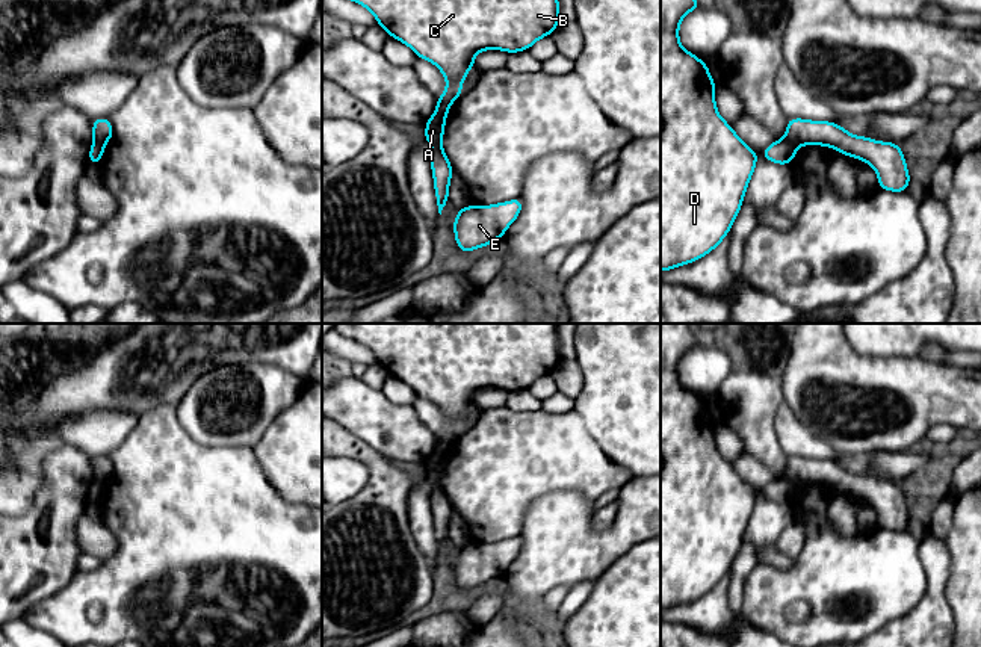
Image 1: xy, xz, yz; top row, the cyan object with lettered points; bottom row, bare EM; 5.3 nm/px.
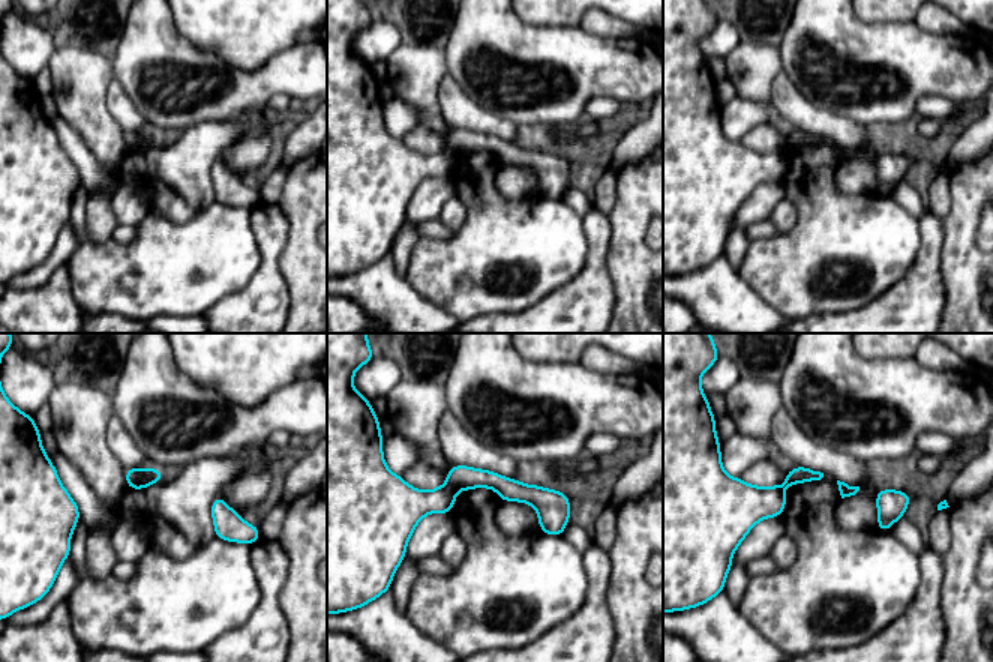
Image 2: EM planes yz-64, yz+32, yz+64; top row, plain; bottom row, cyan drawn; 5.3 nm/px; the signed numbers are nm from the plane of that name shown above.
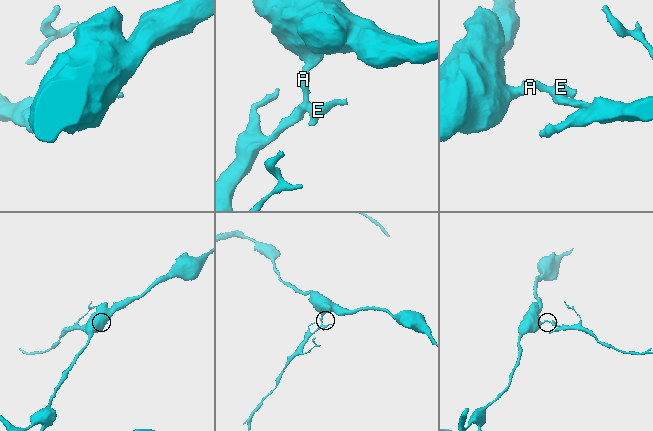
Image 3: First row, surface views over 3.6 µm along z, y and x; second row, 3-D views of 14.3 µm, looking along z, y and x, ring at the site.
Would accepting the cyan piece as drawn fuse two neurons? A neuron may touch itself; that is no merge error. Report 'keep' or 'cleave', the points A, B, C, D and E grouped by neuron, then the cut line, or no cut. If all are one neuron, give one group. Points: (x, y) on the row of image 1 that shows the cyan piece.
cleave | A E / B C D | yz (783, 139), (797, 147)

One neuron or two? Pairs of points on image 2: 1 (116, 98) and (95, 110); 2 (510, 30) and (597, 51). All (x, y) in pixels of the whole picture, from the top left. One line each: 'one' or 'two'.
1: two
2: one

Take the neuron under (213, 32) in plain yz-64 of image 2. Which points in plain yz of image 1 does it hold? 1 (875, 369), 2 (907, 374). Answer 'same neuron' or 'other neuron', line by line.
1: other neuron
2: other neuron

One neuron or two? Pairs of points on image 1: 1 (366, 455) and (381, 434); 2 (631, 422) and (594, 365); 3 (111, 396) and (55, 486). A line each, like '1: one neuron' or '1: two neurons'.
1: two neurons
2: one neuron
3: two neurons

